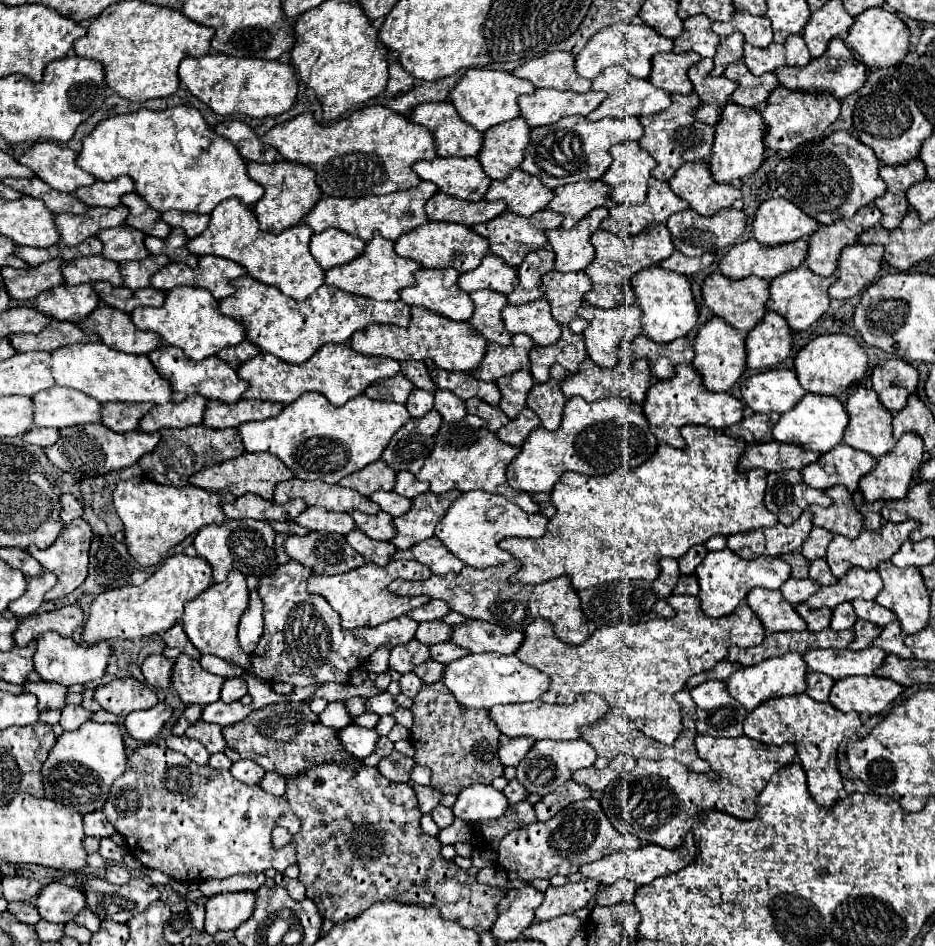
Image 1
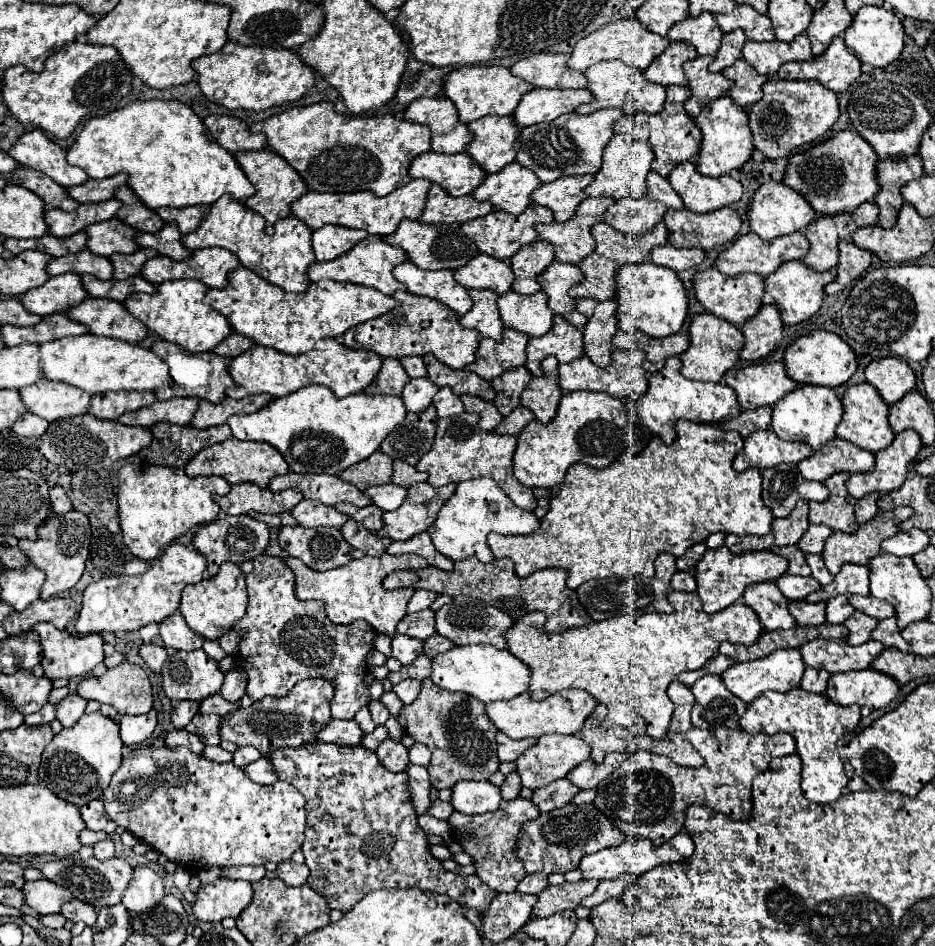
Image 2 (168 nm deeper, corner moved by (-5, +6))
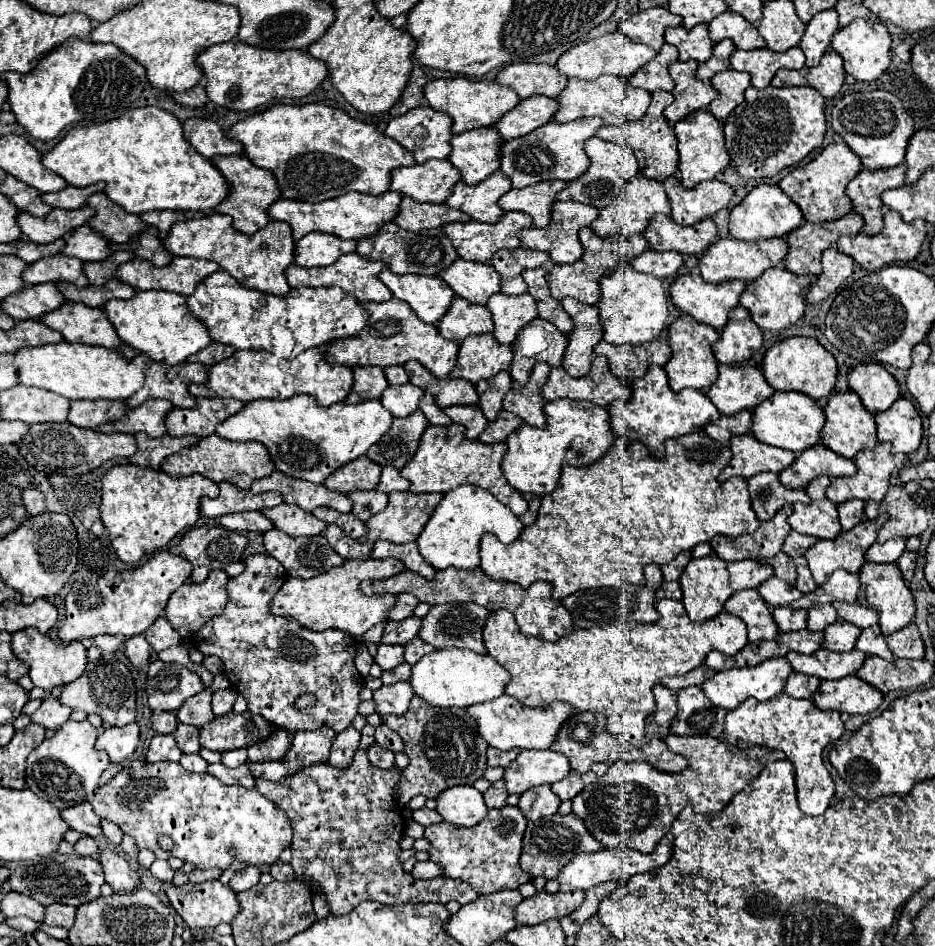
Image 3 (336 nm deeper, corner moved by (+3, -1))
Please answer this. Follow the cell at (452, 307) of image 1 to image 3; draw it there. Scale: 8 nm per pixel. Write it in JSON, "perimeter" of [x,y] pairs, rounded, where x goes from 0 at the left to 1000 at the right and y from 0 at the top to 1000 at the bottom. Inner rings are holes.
{"perimeter":[[[411,284],[404,289],[404,295],[409,295],[421,314],[436,320],[453,341],[471,339],[486,314],[486,308],[471,293],[424,291],[417,284]]]}

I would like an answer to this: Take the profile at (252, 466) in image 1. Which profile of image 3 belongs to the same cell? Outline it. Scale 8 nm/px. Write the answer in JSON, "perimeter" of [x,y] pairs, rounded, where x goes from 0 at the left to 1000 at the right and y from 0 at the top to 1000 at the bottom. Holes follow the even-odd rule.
{"perimeter":[[[225,460],[220,464],[214,464],[207,473],[199,473],[199,477],[195,477],[190,481],[182,481],[182,485],[178,485],[178,489],[173,489],[173,496],[184,504],[214,500],[214,502],[227,506],[229,511],[246,508],[252,515],[267,517],[267,511],[272,506],[287,504],[293,498],[293,492],[280,468],[274,468],[274,466],[255,468],[255,466],[242,466],[233,460]]]}

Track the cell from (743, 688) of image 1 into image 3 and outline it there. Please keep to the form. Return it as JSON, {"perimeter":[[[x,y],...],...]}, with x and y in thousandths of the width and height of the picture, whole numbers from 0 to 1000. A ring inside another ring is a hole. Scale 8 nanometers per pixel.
{"perimeter":[[[828,695],[828,697],[819,697],[809,705],[791,705],[791,707],[779,707],[779,709],[770,709],[764,711],[759,718],[755,718],[749,728],[753,730],[753,735],[768,747],[783,752],[787,749],[794,741],[798,741],[800,737],[806,737],[811,741],[821,741],[826,737],[830,737],[832,733],[836,733],[839,722],[843,718],[843,714],[847,711],[845,701],[839,695]]]}

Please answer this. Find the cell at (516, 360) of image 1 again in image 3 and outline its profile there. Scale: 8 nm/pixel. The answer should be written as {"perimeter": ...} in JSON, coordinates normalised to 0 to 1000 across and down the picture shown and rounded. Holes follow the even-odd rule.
{"perimeter":[[[526,352],[503,354],[492,363],[483,399],[494,399],[503,405],[524,401],[533,392],[543,392],[548,384],[548,365],[535,365]]]}

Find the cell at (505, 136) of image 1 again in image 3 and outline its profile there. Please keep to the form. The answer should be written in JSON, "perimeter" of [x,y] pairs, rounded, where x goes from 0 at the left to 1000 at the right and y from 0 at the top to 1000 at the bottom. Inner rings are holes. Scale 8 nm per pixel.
{"perimeter":[[[526,134],[496,138],[483,145],[479,170],[492,181],[496,193],[507,196],[535,179],[537,147]]]}

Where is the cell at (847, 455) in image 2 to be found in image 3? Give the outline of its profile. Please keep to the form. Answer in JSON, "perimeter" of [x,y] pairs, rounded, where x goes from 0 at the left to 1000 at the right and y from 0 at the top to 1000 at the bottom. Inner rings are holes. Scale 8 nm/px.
{"perimeter":[[[875,468],[853,479],[849,492],[841,494],[841,498],[836,498],[832,504],[839,515],[853,517],[853,515],[862,515],[864,508],[868,508],[875,502],[894,506],[901,502],[913,502],[913,496],[916,492],[909,485],[898,483],[886,473],[881,473],[879,468]]]}

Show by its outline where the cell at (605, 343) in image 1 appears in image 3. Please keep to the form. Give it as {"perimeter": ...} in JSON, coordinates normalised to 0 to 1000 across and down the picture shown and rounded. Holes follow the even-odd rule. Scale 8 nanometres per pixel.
{"perimeter":[[[612,314],[599,318],[614,339],[614,350],[607,354],[601,388],[610,399],[625,399],[631,392],[633,369],[644,360],[644,344],[637,322],[625,322]]]}

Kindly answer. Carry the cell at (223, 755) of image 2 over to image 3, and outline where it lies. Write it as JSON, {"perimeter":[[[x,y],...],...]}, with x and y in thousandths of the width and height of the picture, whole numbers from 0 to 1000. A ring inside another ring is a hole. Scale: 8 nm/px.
{"perimeter":[[[195,798],[193,809],[199,815],[207,815],[207,817],[220,817],[220,811],[222,811],[222,807],[214,798]]]}

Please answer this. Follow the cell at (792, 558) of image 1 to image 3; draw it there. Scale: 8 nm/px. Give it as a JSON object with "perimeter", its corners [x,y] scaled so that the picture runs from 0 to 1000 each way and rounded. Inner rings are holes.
{"perimeter":[[[834,582],[832,587],[828,587],[824,591],[817,591],[817,593],[828,601],[830,610],[834,610],[841,616],[849,618],[849,614],[851,614],[851,593],[849,591],[845,591],[841,585]]]}

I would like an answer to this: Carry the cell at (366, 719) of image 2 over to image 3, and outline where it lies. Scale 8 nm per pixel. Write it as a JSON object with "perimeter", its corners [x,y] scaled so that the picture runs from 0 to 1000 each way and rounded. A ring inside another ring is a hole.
{"perimeter":[[[372,768],[370,773],[361,775],[359,781],[357,781],[357,788],[355,788],[351,807],[355,811],[361,811],[361,813],[374,811],[374,804],[379,800],[379,794],[383,790],[383,783],[385,783],[385,773],[381,773],[379,768]]]}

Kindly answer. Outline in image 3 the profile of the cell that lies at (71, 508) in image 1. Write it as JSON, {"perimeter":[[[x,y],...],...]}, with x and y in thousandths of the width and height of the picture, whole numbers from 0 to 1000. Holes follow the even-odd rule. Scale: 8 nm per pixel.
{"perimeter":[[[24,517],[24,532],[30,544],[47,542],[47,523],[41,517]]]}

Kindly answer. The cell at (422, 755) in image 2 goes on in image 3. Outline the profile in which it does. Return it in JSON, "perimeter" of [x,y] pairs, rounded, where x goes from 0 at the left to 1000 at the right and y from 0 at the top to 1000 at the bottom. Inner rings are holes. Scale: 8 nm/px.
{"perimeter":[[[406,764],[402,768],[402,785],[417,792],[417,794],[421,794],[421,796],[430,794],[430,781],[424,775],[419,775],[411,764]]]}

